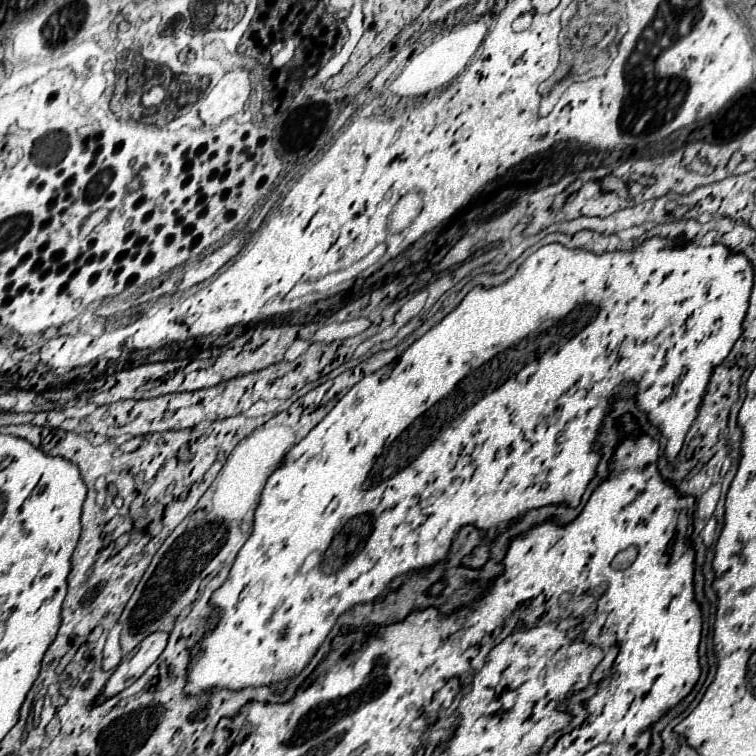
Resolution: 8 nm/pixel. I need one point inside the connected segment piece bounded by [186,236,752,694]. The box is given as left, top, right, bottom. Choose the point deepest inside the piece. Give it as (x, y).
(516, 379)

